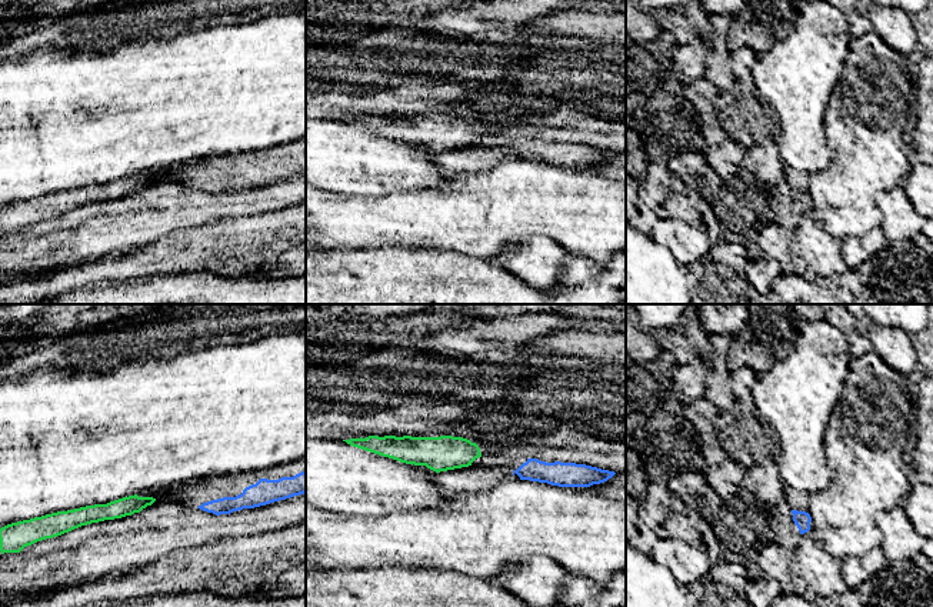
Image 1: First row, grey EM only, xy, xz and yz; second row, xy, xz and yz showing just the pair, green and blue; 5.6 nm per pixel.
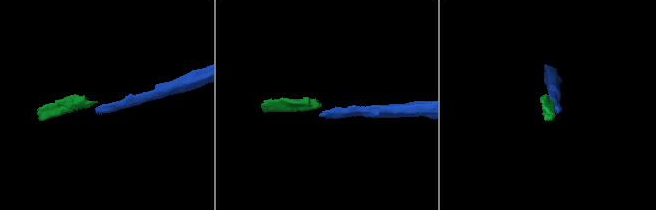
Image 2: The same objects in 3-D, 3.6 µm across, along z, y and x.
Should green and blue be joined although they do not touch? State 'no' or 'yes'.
no

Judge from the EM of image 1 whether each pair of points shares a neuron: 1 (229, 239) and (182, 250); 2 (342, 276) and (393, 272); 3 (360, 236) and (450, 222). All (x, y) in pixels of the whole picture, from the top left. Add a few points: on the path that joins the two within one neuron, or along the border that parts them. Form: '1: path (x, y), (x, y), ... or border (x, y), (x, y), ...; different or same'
1: path (217, 239), (200, 242), (193, 247); same
2: path (355, 272), (380, 272); same
3: path (383, 222), (427, 222); same

